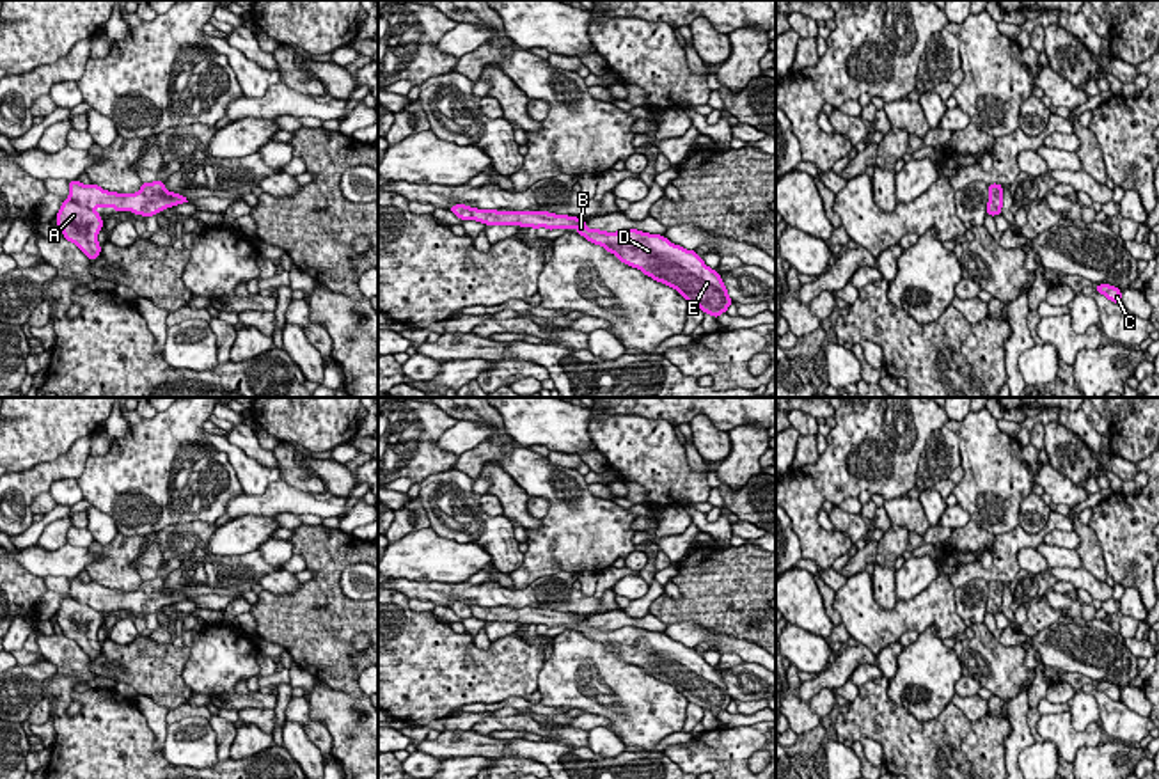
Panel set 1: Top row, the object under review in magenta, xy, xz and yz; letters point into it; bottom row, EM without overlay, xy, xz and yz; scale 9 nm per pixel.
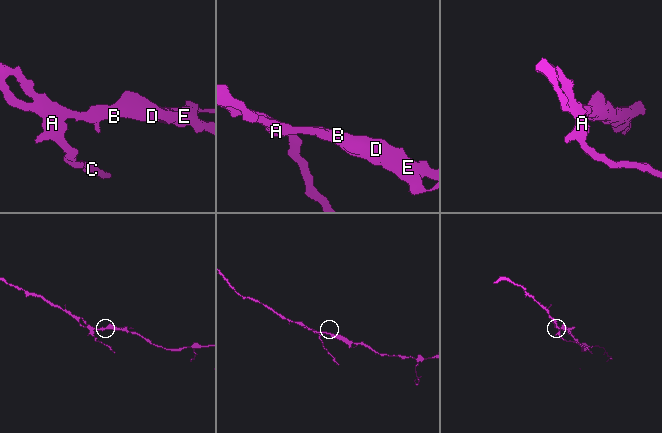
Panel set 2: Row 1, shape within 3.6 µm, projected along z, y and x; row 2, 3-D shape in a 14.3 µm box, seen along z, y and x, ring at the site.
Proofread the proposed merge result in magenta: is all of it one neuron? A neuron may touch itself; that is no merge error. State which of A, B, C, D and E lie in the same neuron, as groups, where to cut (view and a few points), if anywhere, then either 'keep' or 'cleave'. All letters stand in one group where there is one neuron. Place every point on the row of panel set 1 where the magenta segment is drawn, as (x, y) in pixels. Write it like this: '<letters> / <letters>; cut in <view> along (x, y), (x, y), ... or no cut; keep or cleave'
A C / B D E; cut in xy along (139, 190), (142, 213); cleave

